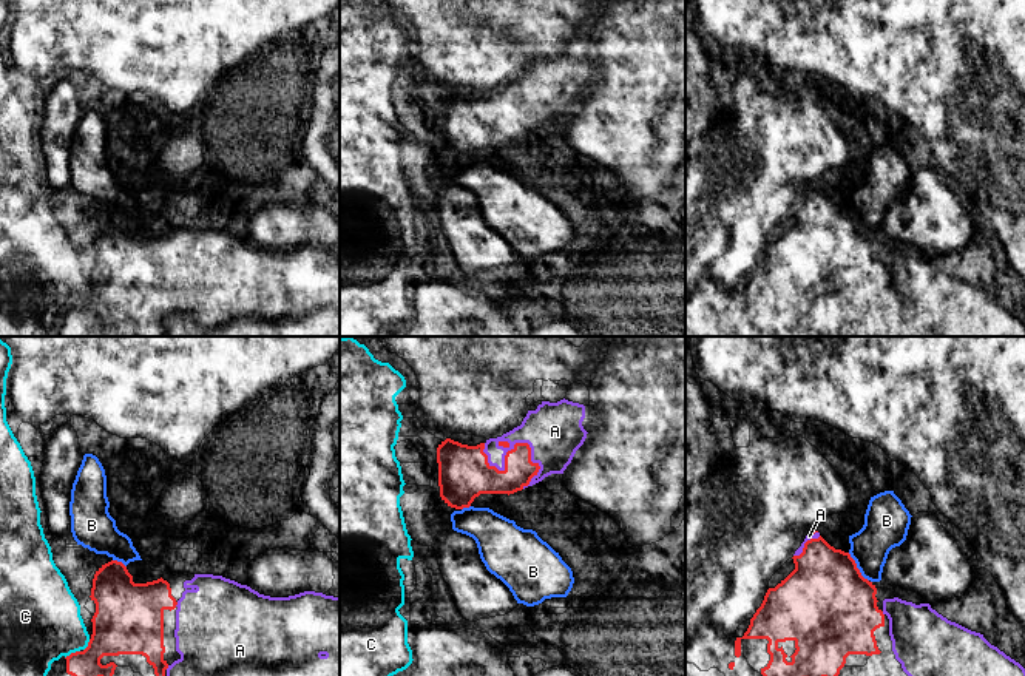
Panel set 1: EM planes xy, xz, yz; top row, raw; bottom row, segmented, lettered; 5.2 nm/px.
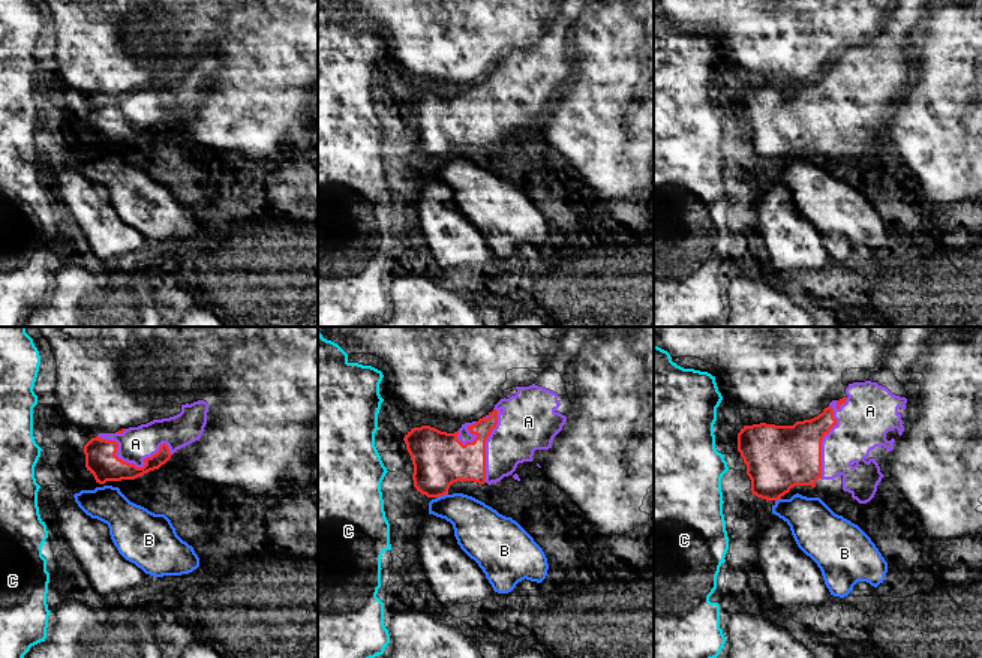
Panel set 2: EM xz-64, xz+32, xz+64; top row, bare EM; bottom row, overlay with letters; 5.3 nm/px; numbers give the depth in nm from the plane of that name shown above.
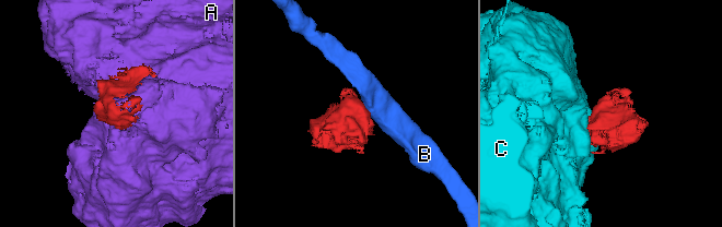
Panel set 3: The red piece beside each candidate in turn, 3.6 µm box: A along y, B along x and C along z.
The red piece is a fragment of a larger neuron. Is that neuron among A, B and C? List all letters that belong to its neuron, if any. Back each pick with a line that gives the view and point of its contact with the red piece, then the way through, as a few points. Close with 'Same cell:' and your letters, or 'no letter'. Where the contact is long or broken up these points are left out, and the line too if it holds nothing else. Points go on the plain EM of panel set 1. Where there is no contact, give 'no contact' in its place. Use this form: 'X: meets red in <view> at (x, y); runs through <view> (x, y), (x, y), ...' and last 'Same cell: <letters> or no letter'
A: meets red in xz at (516, 98)
Same cell: A

